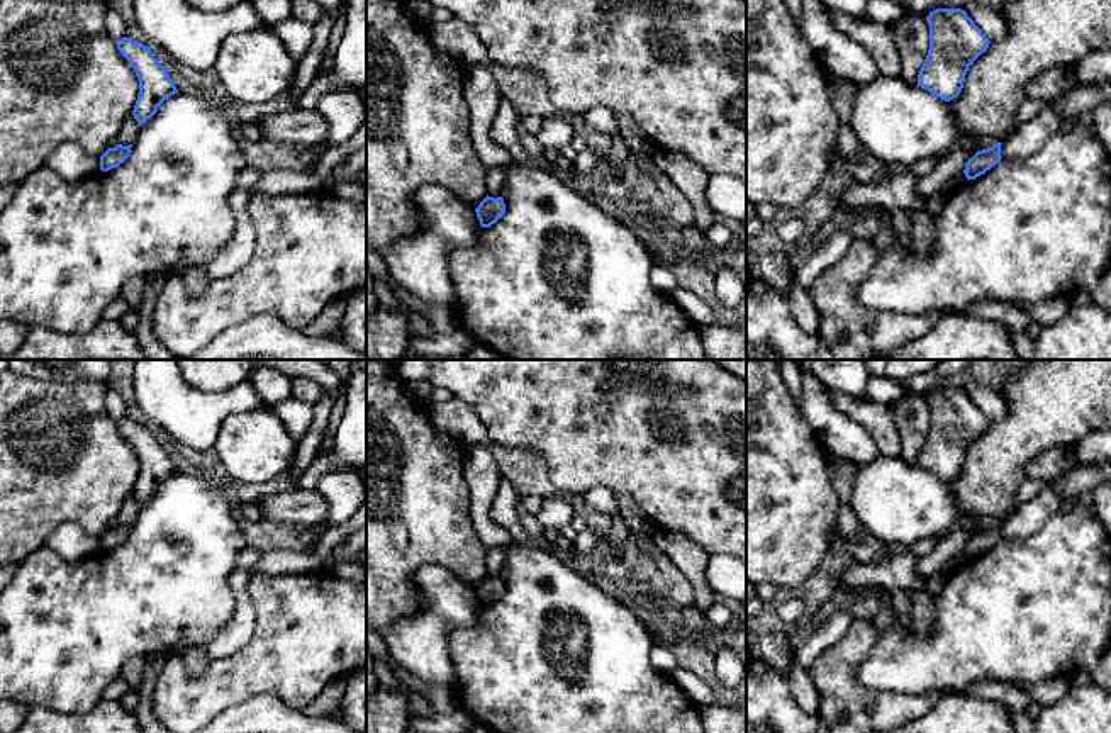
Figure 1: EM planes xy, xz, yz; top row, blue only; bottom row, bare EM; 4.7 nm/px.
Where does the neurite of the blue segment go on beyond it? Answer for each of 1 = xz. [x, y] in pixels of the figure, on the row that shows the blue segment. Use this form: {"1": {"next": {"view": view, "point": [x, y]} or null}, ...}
{"1": {"next": null}}

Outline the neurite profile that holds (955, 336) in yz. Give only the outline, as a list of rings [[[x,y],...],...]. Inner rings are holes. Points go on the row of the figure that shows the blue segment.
[[[943,314],[921,338],[884,360],[1021,360],[1006,326],[962,314]]]

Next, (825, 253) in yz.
[[[829,227],[824,238],[812,244],[804,263],[794,271],[792,283],[811,290],[814,280],[836,265],[846,255],[853,241],[848,227]]]

